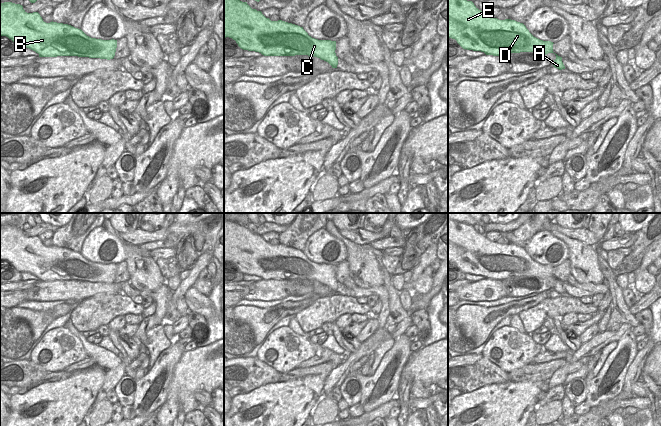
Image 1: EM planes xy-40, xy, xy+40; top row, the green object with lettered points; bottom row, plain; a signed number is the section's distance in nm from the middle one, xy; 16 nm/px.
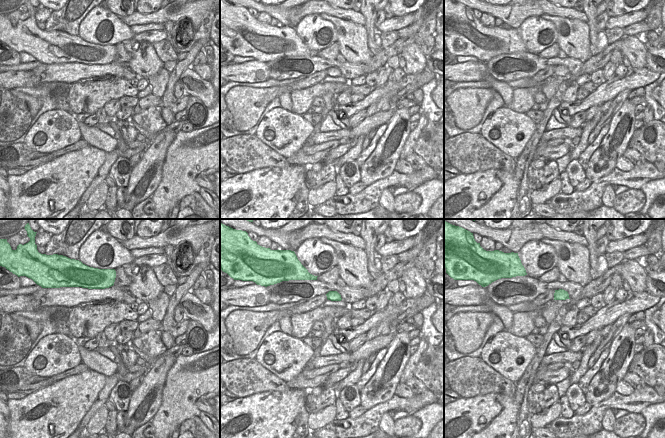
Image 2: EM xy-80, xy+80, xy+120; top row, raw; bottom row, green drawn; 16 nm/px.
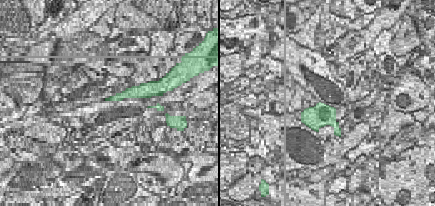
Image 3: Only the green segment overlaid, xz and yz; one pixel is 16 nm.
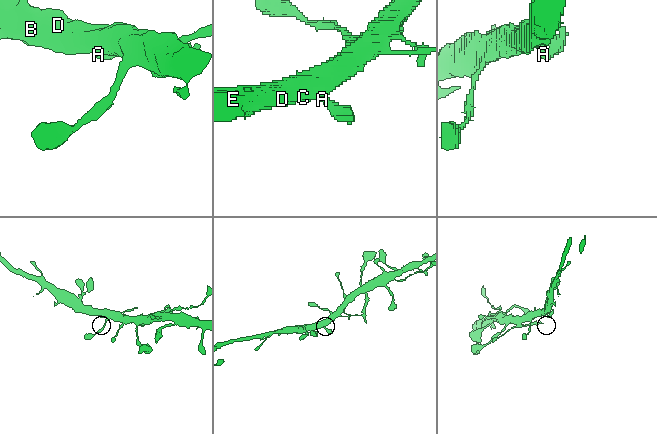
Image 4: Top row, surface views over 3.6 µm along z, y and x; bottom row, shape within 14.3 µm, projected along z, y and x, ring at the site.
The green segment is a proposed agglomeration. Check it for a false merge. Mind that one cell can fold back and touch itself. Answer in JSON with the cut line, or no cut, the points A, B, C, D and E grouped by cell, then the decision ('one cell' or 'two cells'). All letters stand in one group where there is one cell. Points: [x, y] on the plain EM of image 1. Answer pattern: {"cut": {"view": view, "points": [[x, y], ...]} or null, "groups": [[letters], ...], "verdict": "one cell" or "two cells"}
{"cut": null, "groups": [["A", "B", "C", "D", "E"]], "verdict": "one cell"}

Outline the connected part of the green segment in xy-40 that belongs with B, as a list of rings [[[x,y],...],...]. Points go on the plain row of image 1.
[[[12,226],[0,228],[0,261],[6,260],[19,272],[29,272],[39,281],[78,280],[100,283],[113,283],[117,264],[102,264],[87,260],[81,253],[68,248],[46,247],[38,236],[27,237],[23,230]]]

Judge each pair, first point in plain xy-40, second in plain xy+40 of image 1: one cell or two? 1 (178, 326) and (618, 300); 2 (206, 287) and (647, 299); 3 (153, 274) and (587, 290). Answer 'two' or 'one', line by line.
1: two
2: two
3: two

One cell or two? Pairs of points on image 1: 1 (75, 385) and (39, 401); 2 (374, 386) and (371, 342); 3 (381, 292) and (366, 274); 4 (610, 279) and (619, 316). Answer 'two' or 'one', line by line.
1: one
2: two
3: two
4: one

